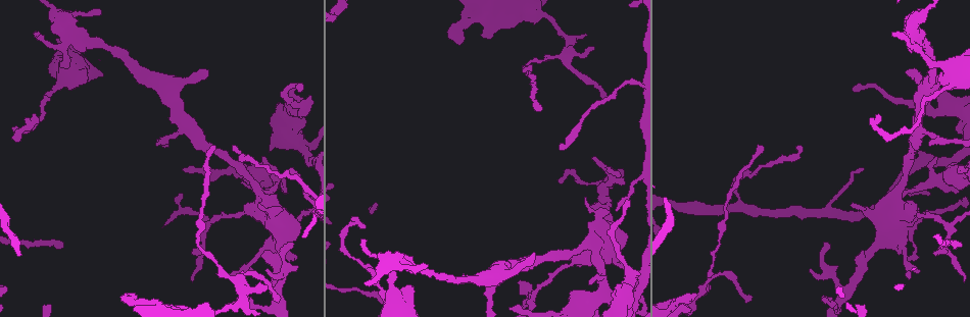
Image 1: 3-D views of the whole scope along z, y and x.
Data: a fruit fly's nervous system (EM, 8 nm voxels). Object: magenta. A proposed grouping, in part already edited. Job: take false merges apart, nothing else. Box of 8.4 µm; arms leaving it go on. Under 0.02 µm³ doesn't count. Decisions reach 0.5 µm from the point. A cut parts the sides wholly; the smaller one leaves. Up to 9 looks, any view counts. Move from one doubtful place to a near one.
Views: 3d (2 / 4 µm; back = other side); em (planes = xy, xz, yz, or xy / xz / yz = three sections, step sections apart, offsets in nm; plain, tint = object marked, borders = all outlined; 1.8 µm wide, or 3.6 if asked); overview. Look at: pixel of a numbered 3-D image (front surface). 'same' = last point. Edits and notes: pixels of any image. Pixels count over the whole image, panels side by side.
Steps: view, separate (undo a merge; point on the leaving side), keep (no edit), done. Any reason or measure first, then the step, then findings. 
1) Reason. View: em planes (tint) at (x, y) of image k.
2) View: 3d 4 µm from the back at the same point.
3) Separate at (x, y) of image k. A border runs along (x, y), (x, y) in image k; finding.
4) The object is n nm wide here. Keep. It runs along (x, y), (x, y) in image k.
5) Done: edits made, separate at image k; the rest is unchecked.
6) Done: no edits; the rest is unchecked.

Thick turns thin. View: em xy step 16 (tint) at (273, 240) of image 1.

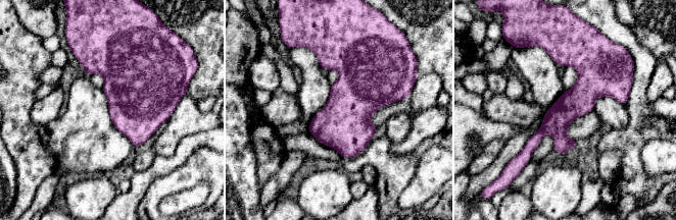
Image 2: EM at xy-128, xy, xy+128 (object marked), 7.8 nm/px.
Another direction. View: em planes (borders) at the same point.

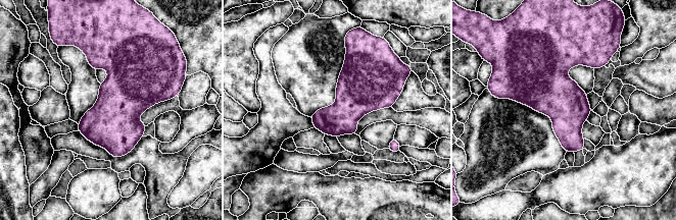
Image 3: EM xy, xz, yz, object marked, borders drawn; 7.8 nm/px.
Keep. Continuous, no second neuron.

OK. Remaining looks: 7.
Three arms meet. View: em planes (tint) at (209, 224) of image 1.

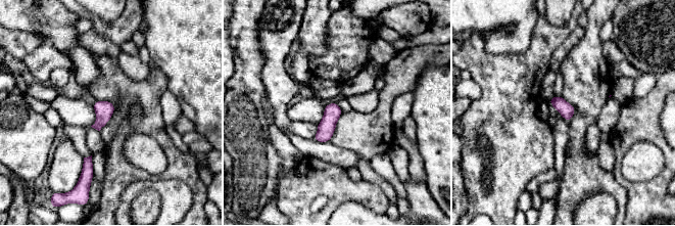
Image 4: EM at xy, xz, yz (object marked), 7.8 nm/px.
Keep. All the same neuron.

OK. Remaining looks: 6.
Sudden change in width. View: 3d 4 µm at (618, 305) of image 1.

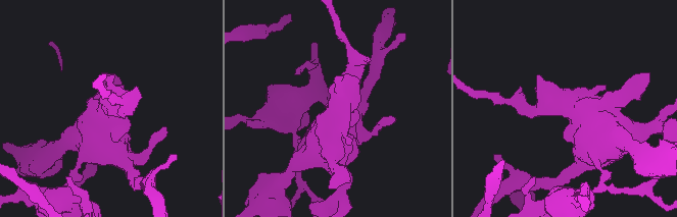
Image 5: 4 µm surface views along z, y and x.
The arms are 260, 700 nm wide; now the EM. View: em 3.6 µm yz step 4 (tint) at (566, 104) of image 5.

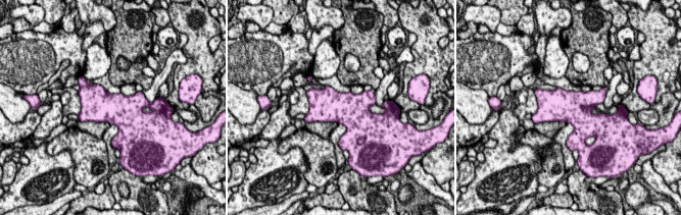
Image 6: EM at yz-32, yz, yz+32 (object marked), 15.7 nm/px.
Keep. All the same neuron.

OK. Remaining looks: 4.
View: em planes (tint) at (923, 92) of image 1.

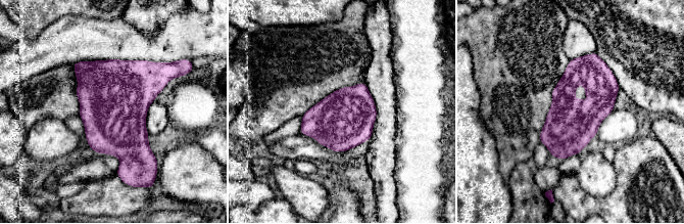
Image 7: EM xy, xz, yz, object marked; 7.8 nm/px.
The object is 400 nm wide here. Keep. Continuous, no second neuron.

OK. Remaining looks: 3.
Done: no edits; the rest is unchecked.

